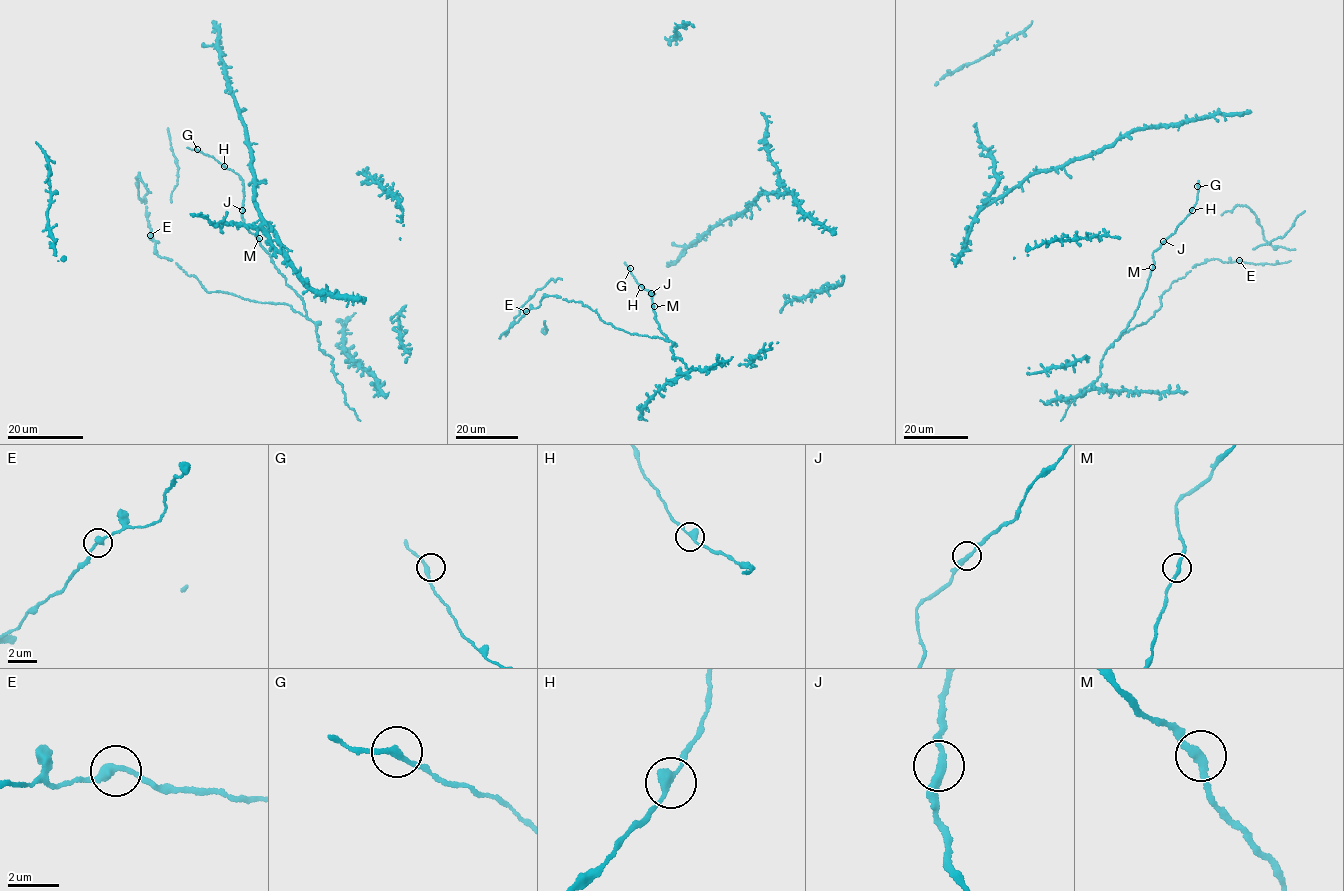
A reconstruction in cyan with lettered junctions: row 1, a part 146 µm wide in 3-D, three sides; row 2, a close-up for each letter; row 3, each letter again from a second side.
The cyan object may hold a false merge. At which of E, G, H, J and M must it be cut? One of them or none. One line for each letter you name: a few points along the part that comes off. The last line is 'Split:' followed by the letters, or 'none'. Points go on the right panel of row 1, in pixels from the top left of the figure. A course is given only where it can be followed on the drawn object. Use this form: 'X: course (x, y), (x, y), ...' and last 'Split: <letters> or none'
Split: E

